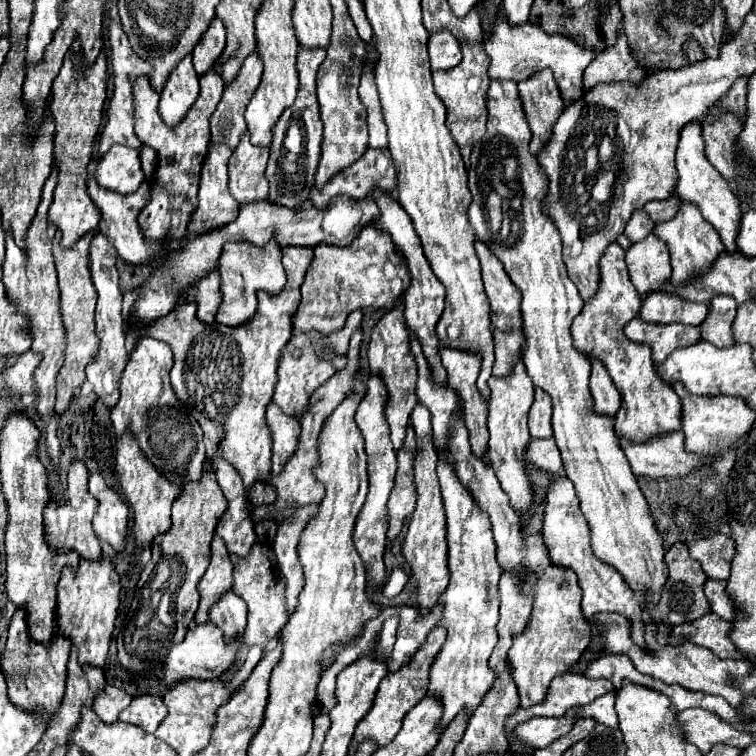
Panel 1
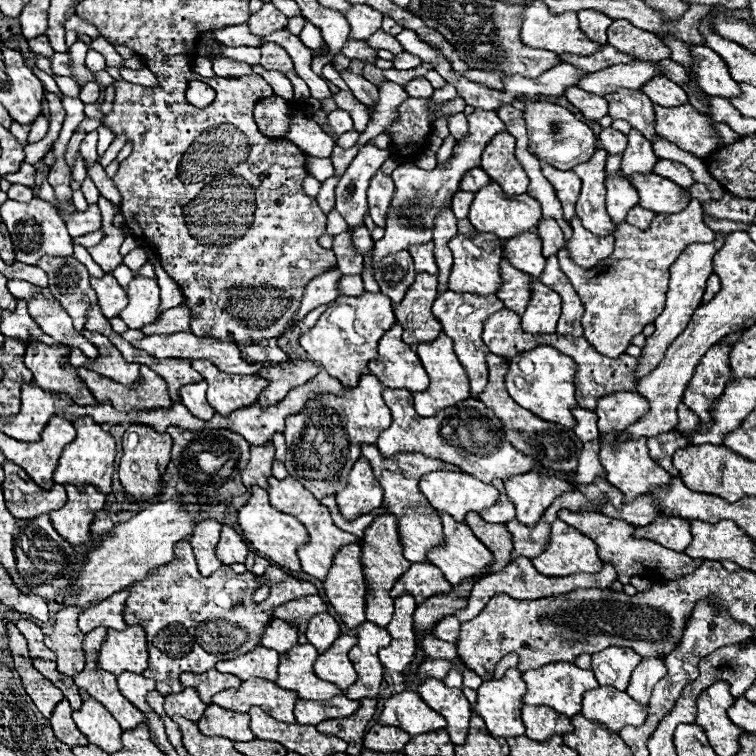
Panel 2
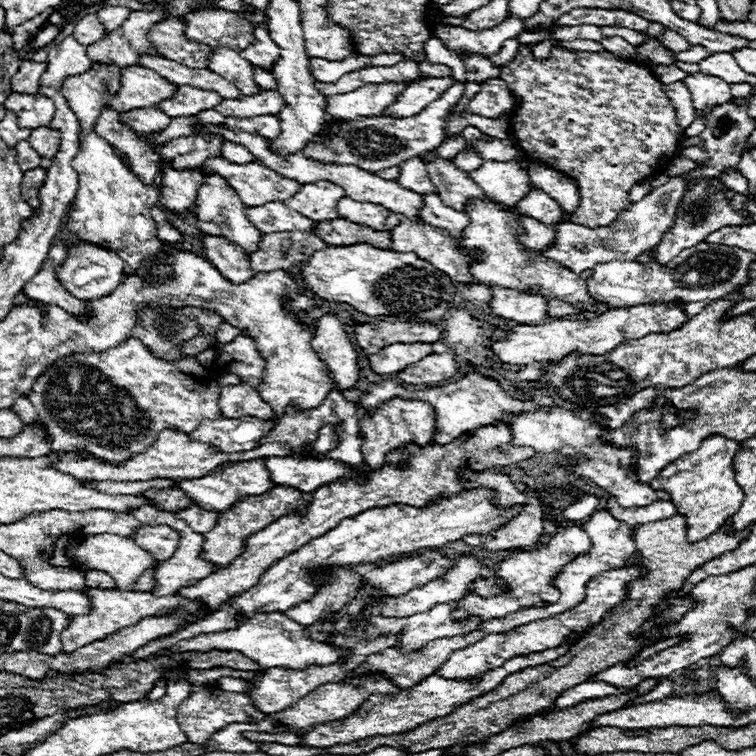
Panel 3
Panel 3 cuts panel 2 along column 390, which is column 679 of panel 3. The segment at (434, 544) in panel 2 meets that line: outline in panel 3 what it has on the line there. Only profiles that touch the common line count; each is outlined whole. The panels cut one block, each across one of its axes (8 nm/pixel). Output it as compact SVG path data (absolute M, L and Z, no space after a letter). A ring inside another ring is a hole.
M722 436L706 438L706 442L702 442L698 450L670 462L670 466L666 466L656 478L650 480L650 486L654 490L666 490L678 514L686 516L688 542L700 542L708 538L718 530L720 524L724 524L728 516L732 516L740 508L744 494L736 484L732 470L732 458L738 450L740 442L730 442Z

